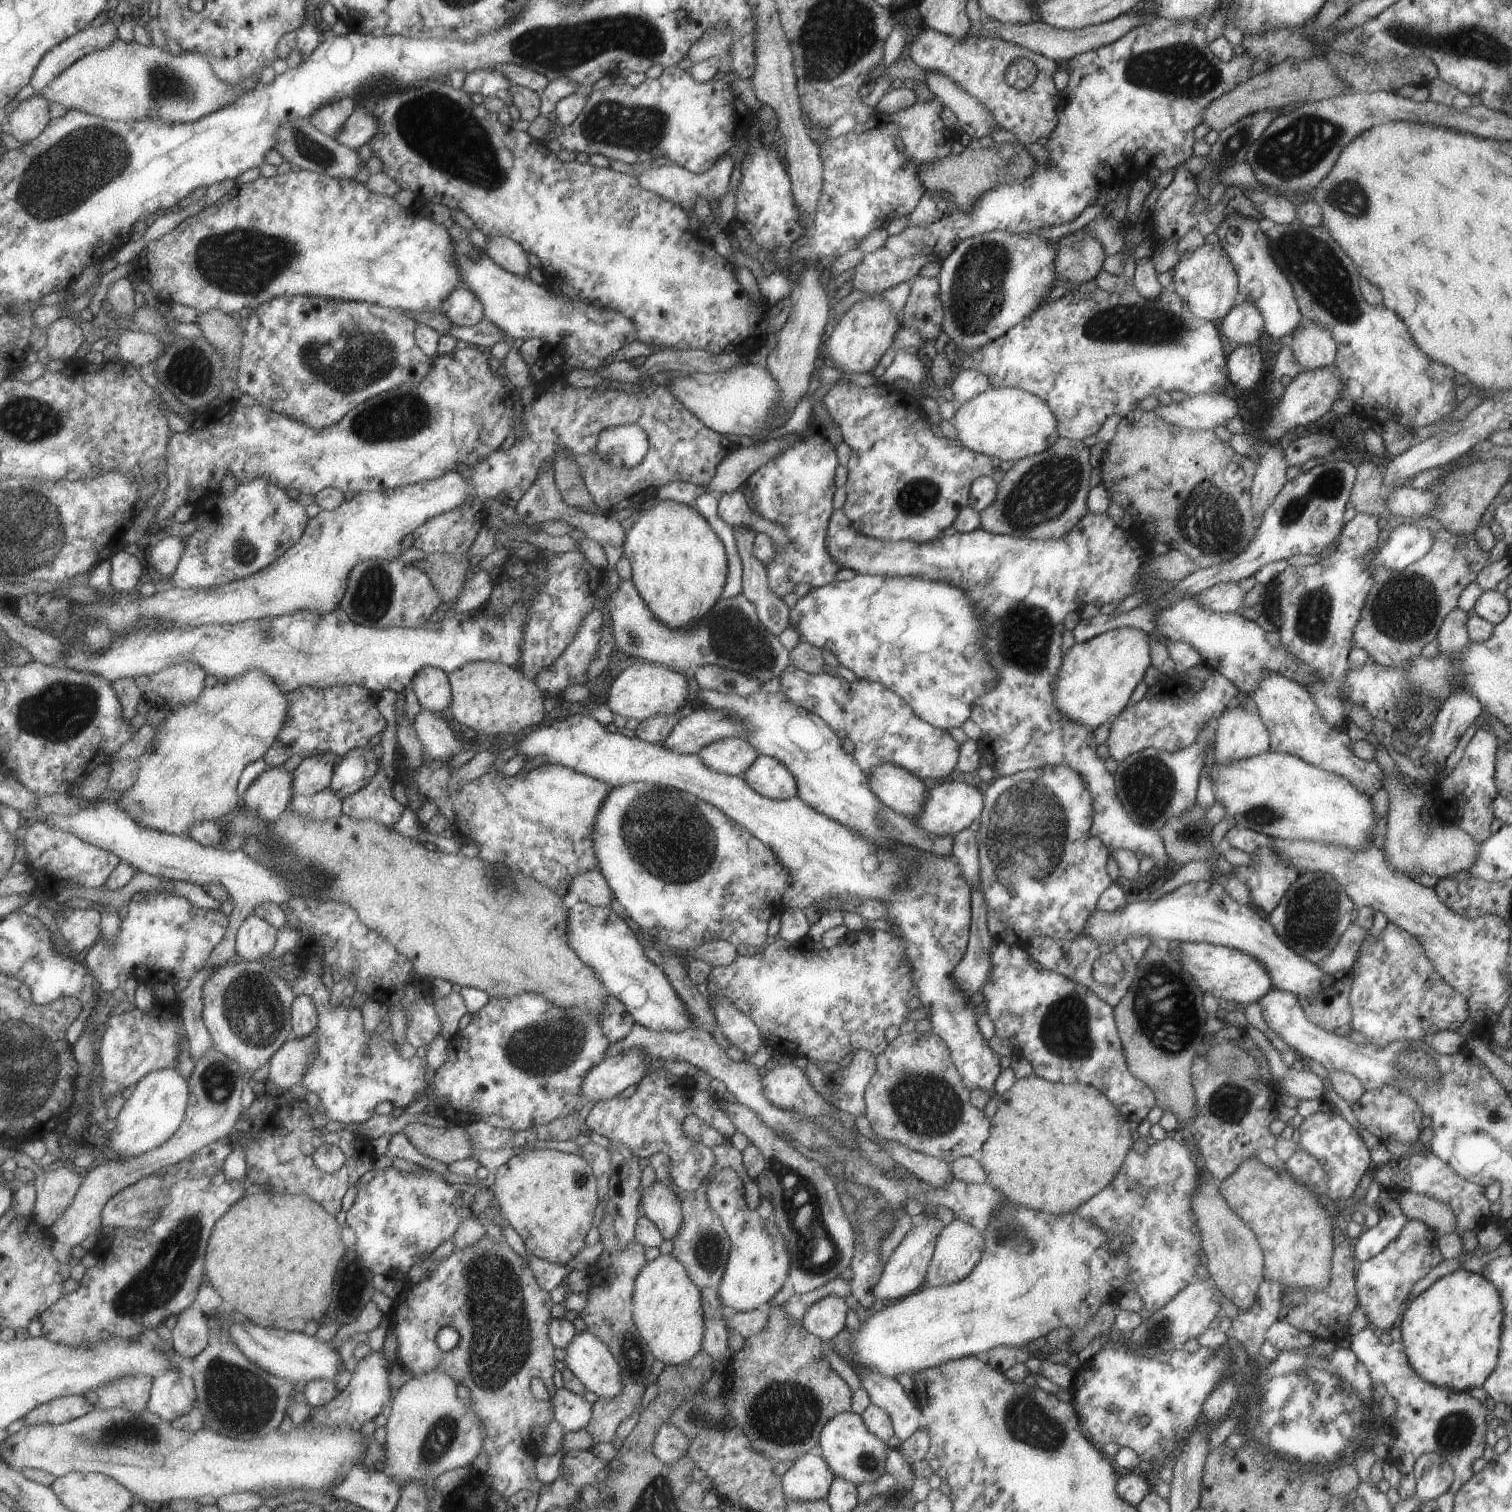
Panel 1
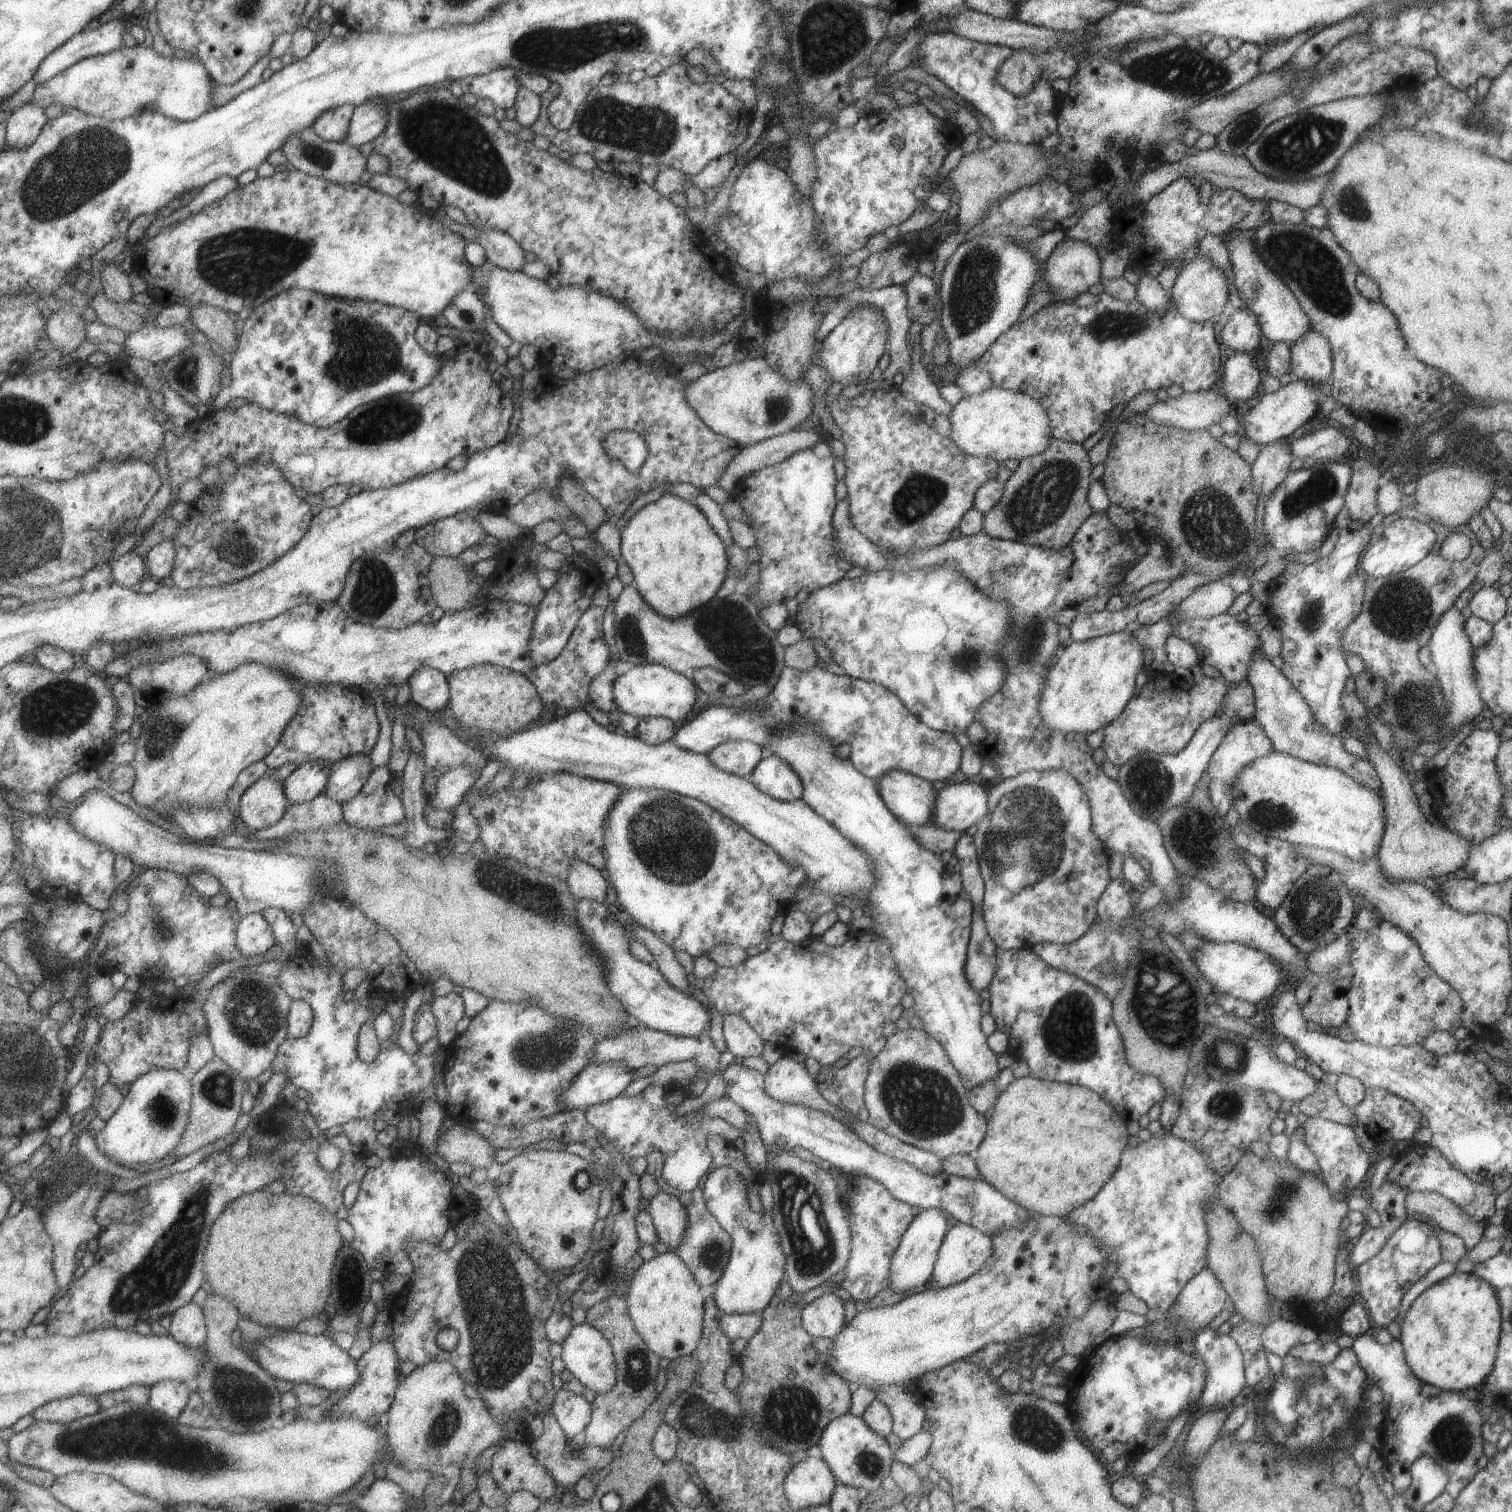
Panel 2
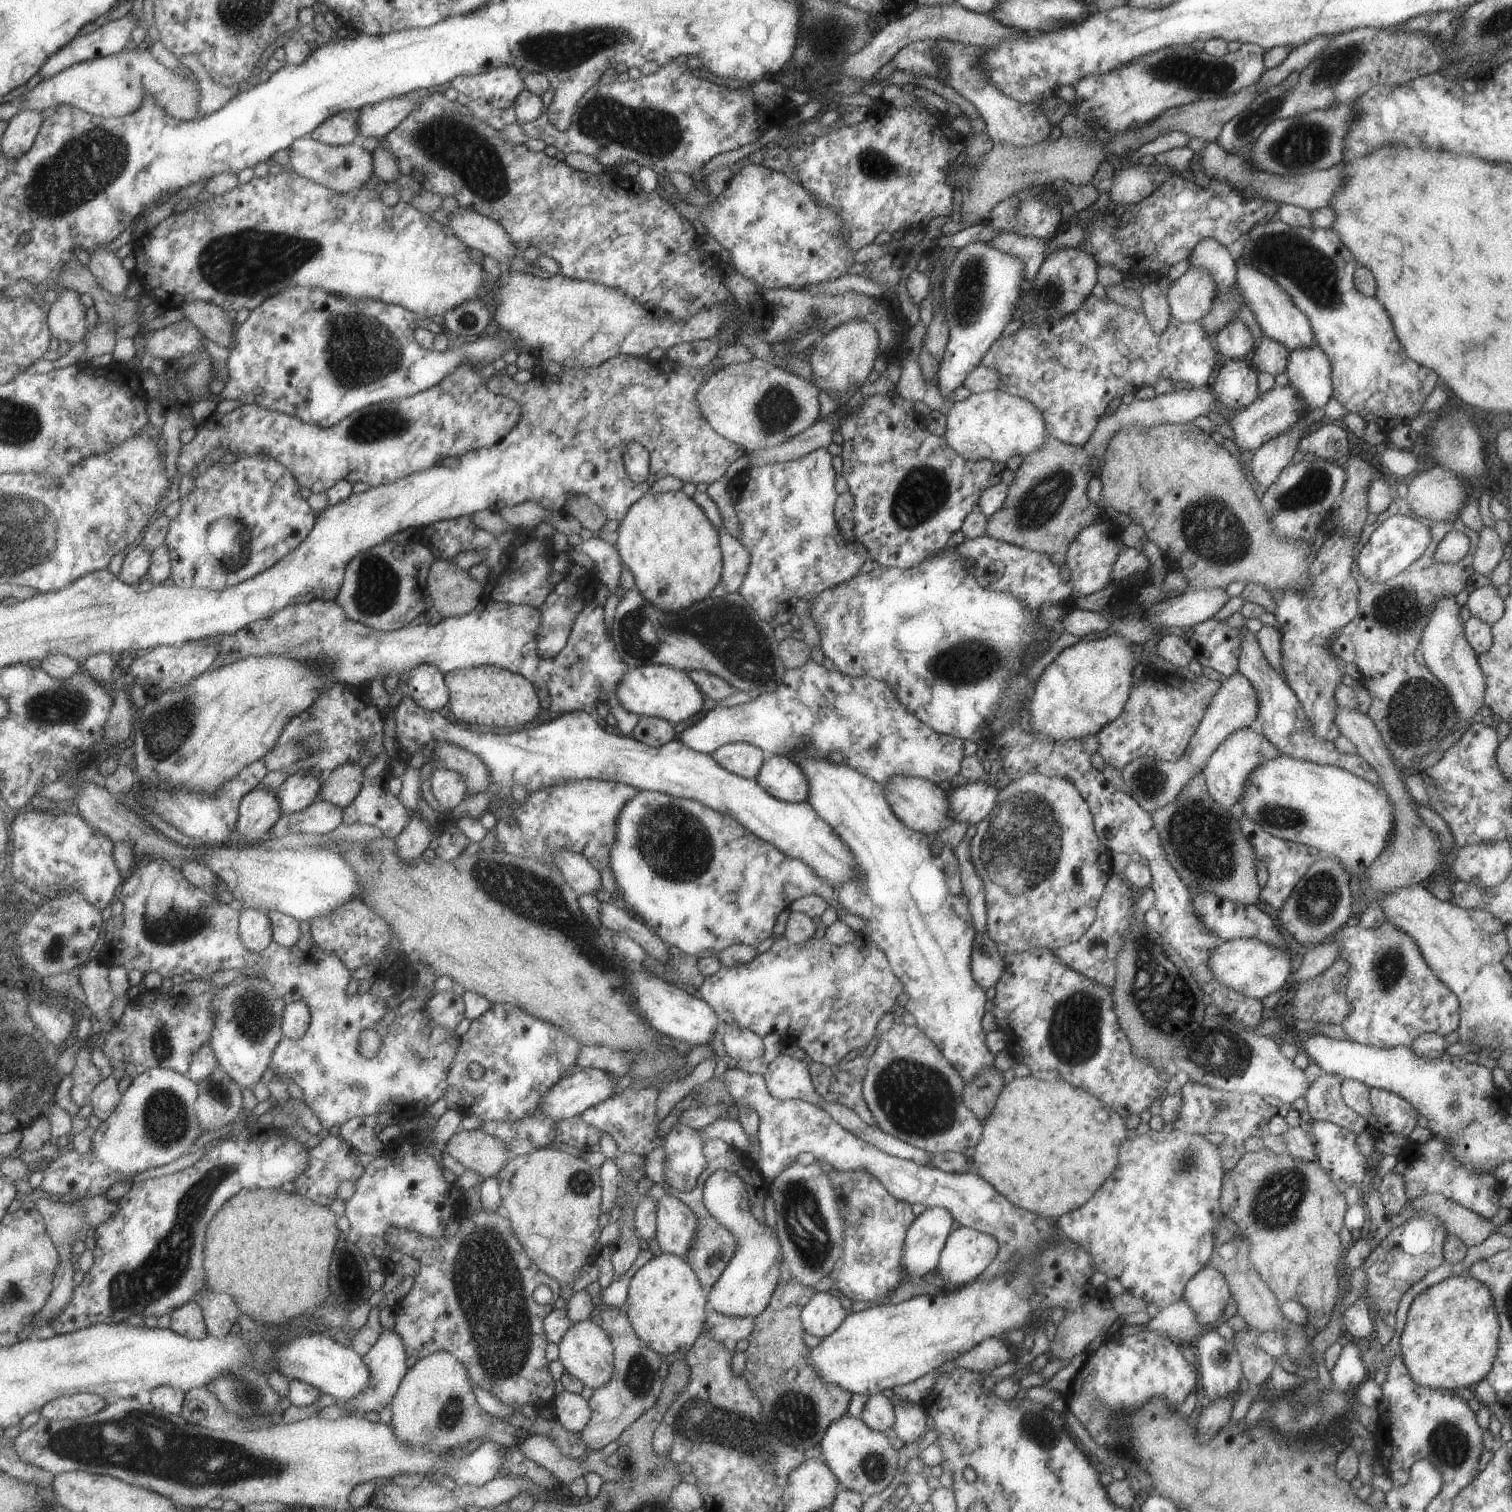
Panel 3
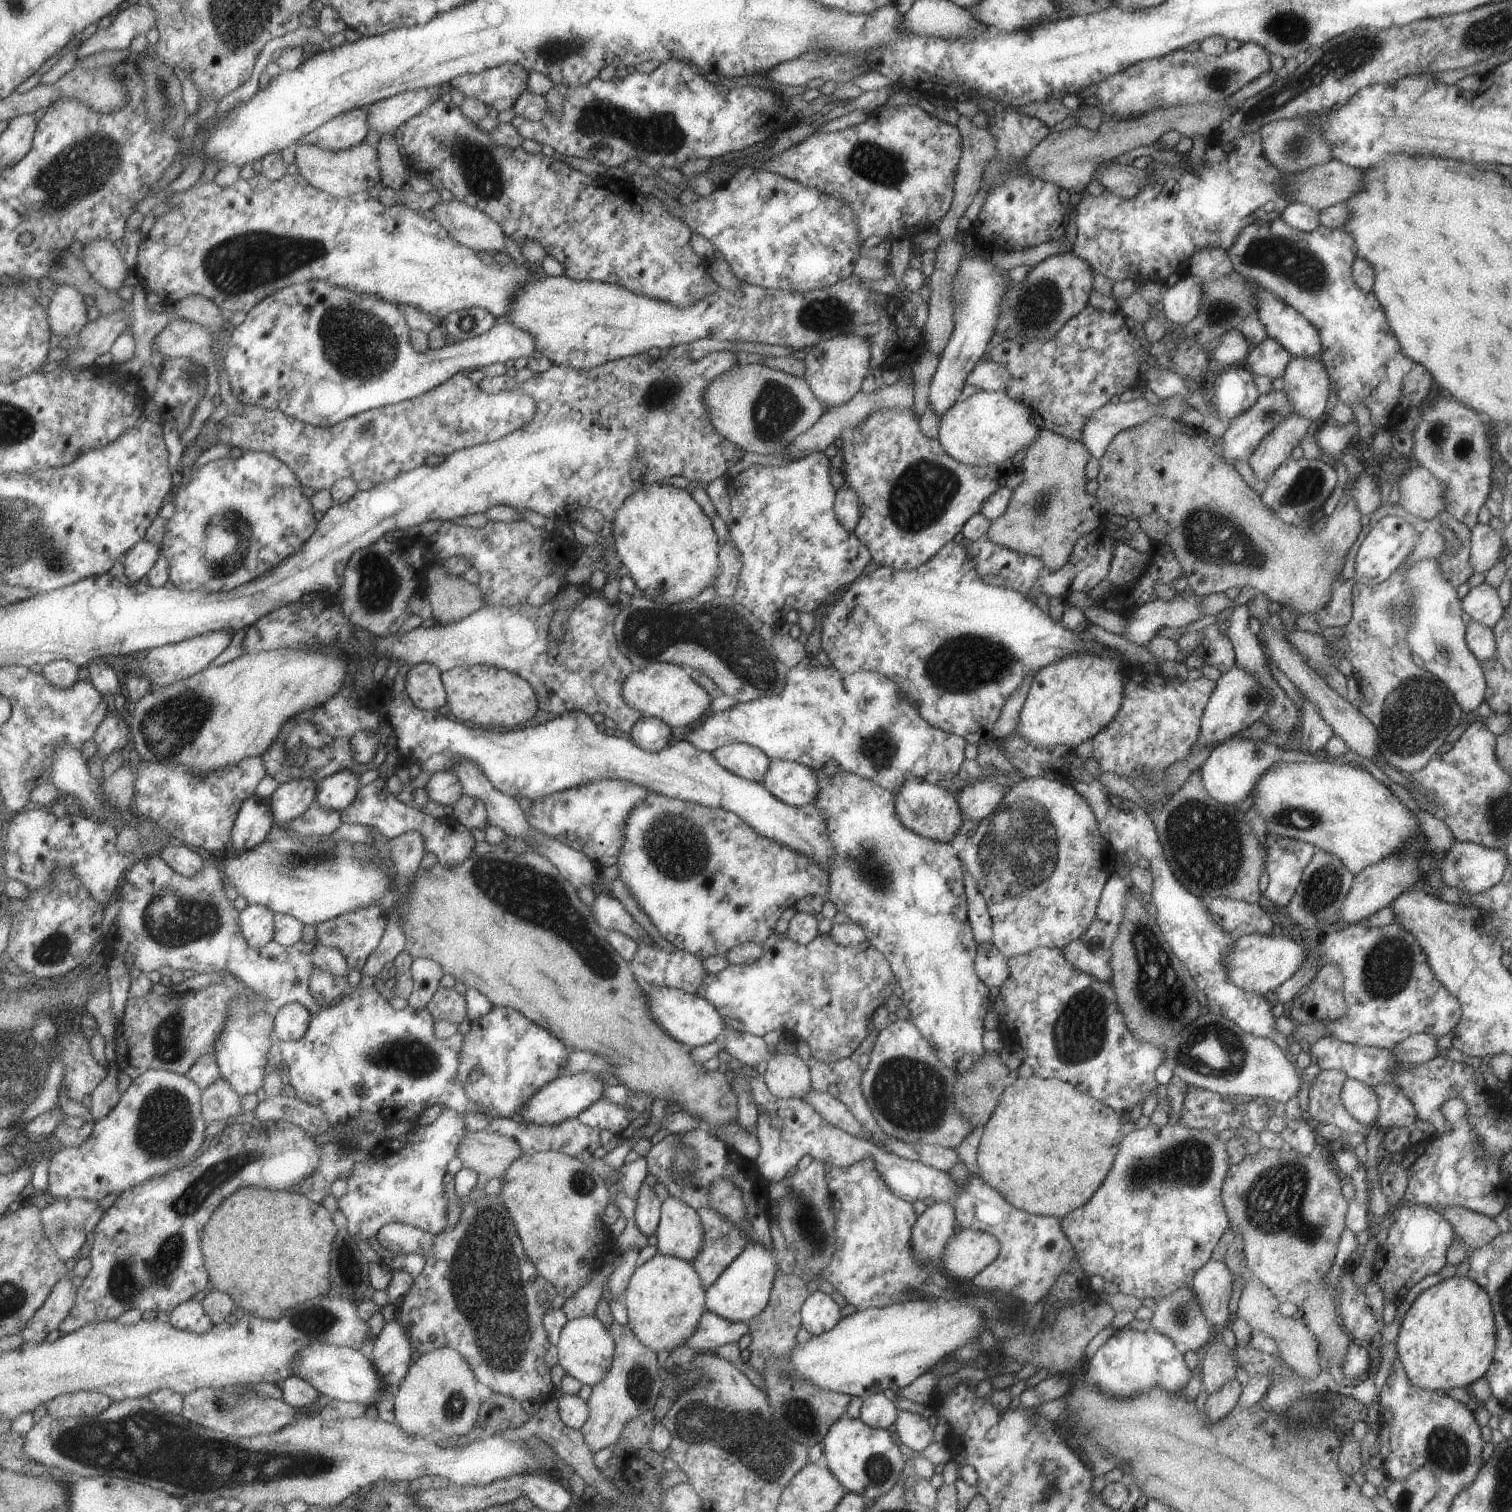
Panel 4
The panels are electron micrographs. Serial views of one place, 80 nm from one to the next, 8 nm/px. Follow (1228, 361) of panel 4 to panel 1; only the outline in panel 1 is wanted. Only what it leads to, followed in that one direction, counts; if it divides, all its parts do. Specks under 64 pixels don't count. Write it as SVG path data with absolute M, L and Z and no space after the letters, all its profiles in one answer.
M1244 299L1223 317L1221 332L1232 345L1255 345L1264 332L1261 312L1250 300Z

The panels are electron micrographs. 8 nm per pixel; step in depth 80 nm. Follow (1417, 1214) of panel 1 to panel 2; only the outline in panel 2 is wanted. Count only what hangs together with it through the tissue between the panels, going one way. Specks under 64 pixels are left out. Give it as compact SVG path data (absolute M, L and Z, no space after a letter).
M1408 1192L1404 1198L1404 1207L1408 1214L1415 1212L1436 1229L1458 1236L1467 1251L1482 1240L1487 1224L1468 1217L1453 1202L1434 1192Z

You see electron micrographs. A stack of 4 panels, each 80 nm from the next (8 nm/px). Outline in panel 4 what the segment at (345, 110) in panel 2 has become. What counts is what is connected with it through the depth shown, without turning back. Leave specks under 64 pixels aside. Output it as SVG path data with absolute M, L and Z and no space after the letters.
M369 107L357 108L329 120L323 127L311 132L311 135L303 136L302 140L295 142L295 147L313 144L327 150L341 151L363 144L370 132Z

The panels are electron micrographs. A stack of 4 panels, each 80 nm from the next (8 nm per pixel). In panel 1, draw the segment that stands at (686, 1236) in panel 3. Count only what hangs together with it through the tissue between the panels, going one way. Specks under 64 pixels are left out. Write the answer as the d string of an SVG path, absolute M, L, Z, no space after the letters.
M655 1180L641 1191L640 1201L644 1216L659 1229L662 1237L670 1239L672 1236L675 1236L680 1225L680 1220L682 1219L682 1210L678 1196L670 1187Z

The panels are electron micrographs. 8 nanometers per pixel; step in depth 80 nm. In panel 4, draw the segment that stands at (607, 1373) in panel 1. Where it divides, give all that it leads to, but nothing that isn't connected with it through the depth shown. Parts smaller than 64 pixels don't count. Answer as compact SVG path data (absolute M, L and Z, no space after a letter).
M583 1316L565 1322L561 1328L557 1344L557 1364L565 1375L575 1378L581 1385L593 1387L609 1371L614 1354L613 1334L604 1328L599 1320L592 1316Z

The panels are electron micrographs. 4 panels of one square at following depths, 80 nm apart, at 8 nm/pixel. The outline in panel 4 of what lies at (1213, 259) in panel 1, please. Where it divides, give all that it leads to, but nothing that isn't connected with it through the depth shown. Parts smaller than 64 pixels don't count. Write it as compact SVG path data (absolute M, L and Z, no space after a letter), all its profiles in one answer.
M1185 274L1167 289L1160 298L1159 306L1167 322L1173 325L1186 324L1197 316L1201 300L1201 281L1193 275Z

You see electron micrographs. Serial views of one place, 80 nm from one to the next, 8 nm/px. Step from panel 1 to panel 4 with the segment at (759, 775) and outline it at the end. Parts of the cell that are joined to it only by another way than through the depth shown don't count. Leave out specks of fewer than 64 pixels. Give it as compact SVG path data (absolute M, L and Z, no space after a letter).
M770 760L761 784L774 798L795 807L814 804L819 792L811 769L785 760Z

